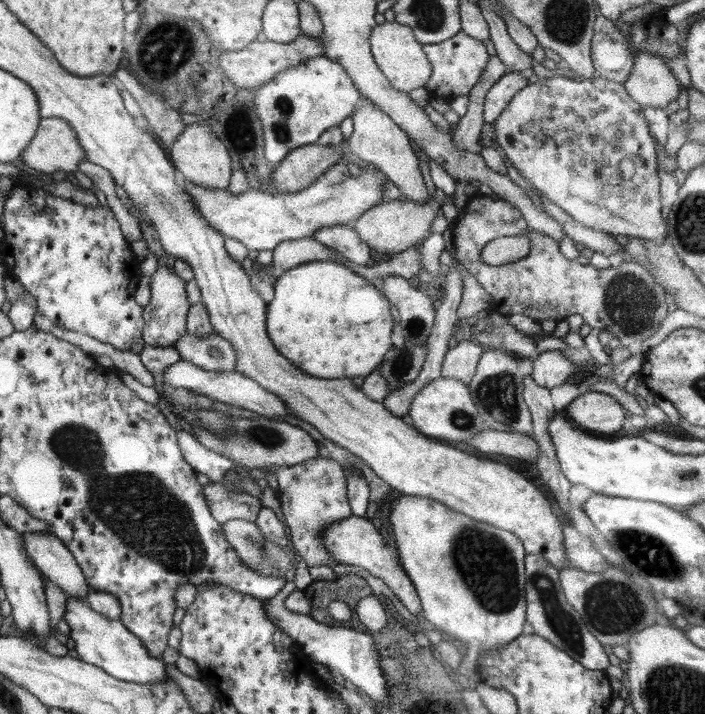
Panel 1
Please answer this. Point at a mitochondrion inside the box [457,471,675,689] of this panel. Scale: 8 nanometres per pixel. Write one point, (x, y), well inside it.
(613, 606)

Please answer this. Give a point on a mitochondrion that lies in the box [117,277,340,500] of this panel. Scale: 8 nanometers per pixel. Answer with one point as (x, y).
(267, 437)

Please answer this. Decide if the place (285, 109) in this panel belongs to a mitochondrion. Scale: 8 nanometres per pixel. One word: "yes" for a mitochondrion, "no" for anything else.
yes

